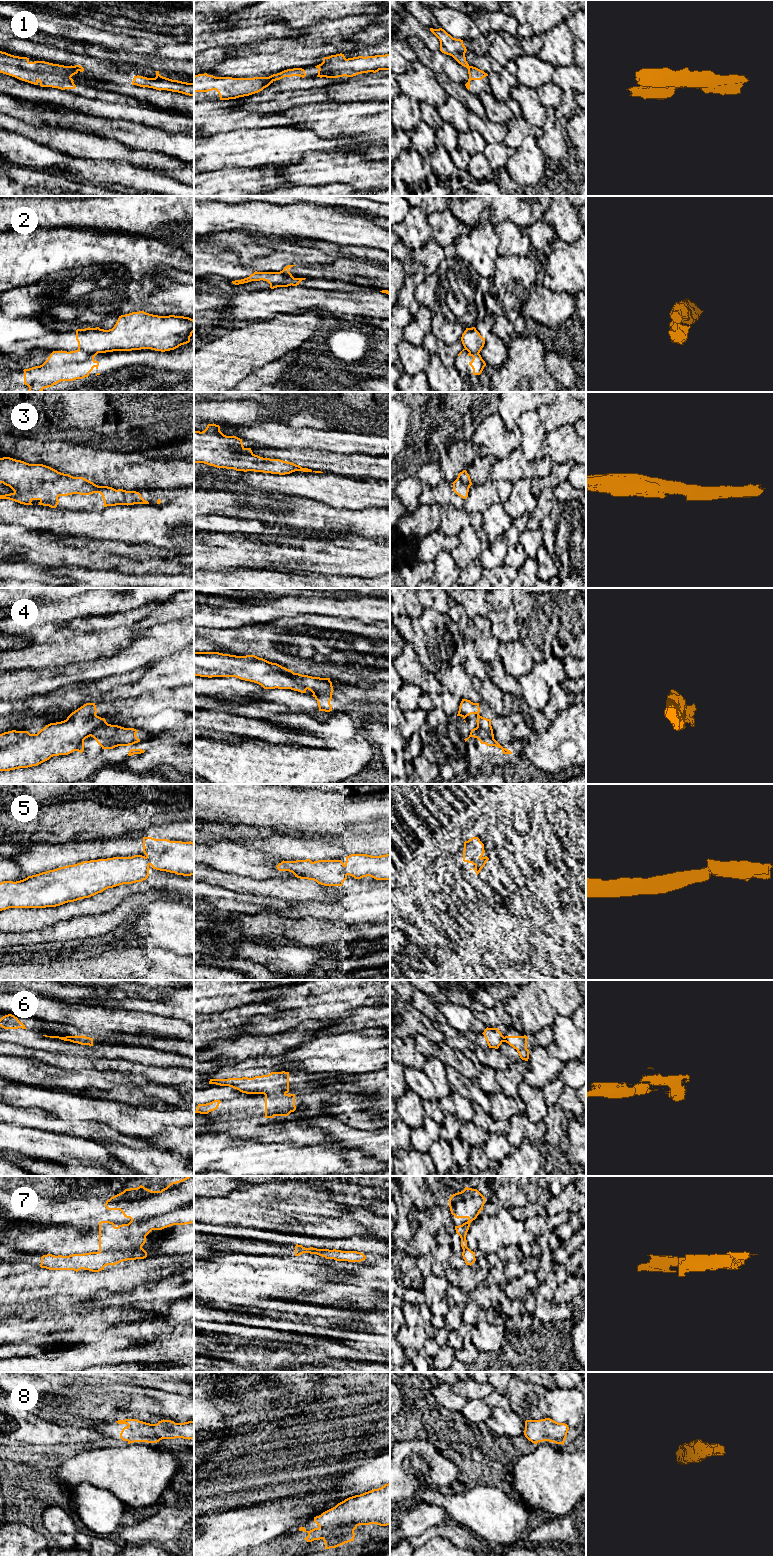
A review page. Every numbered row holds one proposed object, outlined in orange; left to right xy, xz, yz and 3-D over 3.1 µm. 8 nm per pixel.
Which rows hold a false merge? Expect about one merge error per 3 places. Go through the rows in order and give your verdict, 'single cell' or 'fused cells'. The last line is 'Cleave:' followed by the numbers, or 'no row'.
1: fused cells
2: fused cells
3: single cell
4: fused cells
5: single cell
6: fused cells
7: fused cells
8: single cell
Cleave: 1, 2, 4, 6, 7

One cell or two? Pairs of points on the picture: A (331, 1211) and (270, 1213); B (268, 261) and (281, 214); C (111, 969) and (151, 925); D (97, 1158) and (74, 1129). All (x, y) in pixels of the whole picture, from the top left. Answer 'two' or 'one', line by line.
A: one
B: two
C: two
D: two

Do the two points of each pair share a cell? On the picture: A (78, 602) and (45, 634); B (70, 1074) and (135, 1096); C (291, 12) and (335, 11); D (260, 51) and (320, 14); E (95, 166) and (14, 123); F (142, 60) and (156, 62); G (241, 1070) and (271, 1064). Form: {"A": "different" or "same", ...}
{"A": "different", "B": "different", "C": "same", "D": "different", "E": "different", "F": "same", "G": "same"}

